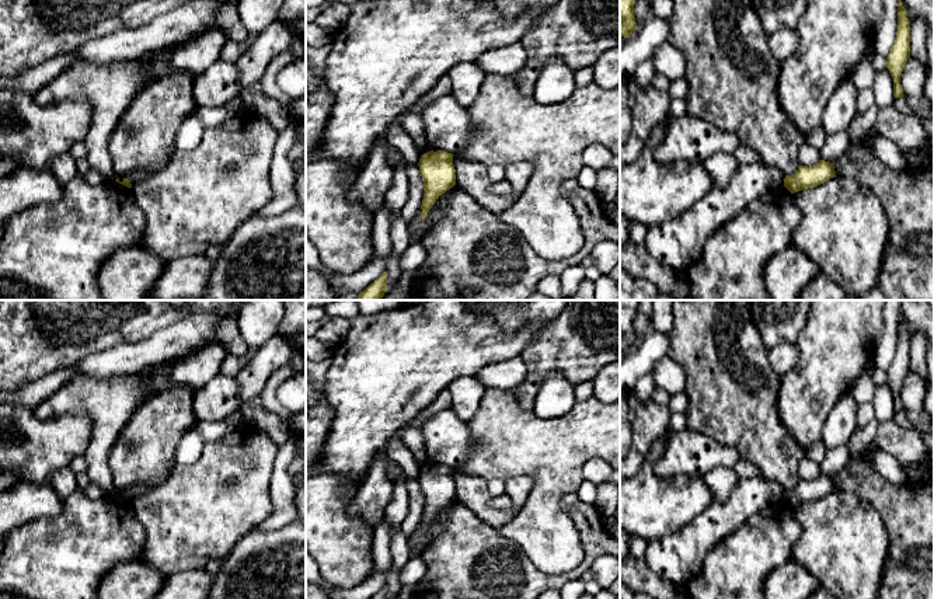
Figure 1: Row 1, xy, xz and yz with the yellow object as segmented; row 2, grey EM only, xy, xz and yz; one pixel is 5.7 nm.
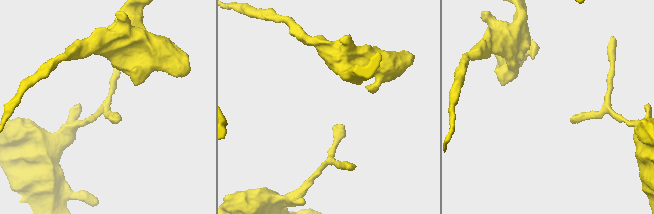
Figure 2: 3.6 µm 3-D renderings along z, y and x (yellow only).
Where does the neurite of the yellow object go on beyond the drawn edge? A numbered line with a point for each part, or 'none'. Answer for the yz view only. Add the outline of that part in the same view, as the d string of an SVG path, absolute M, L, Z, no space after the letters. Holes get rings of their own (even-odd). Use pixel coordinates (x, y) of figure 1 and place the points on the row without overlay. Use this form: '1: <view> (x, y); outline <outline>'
none

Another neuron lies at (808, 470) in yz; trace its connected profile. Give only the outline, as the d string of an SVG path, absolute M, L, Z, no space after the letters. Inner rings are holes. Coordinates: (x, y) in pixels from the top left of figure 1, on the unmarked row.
M804 457L799 462L799 480L809 481L816 478L819 474L820 474L820 470L818 463L809 460L808 457Z

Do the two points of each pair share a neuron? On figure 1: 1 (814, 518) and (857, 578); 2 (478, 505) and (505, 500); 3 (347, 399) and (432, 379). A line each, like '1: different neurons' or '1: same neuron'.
1: same neuron
2: different neurons
3: same neuron

